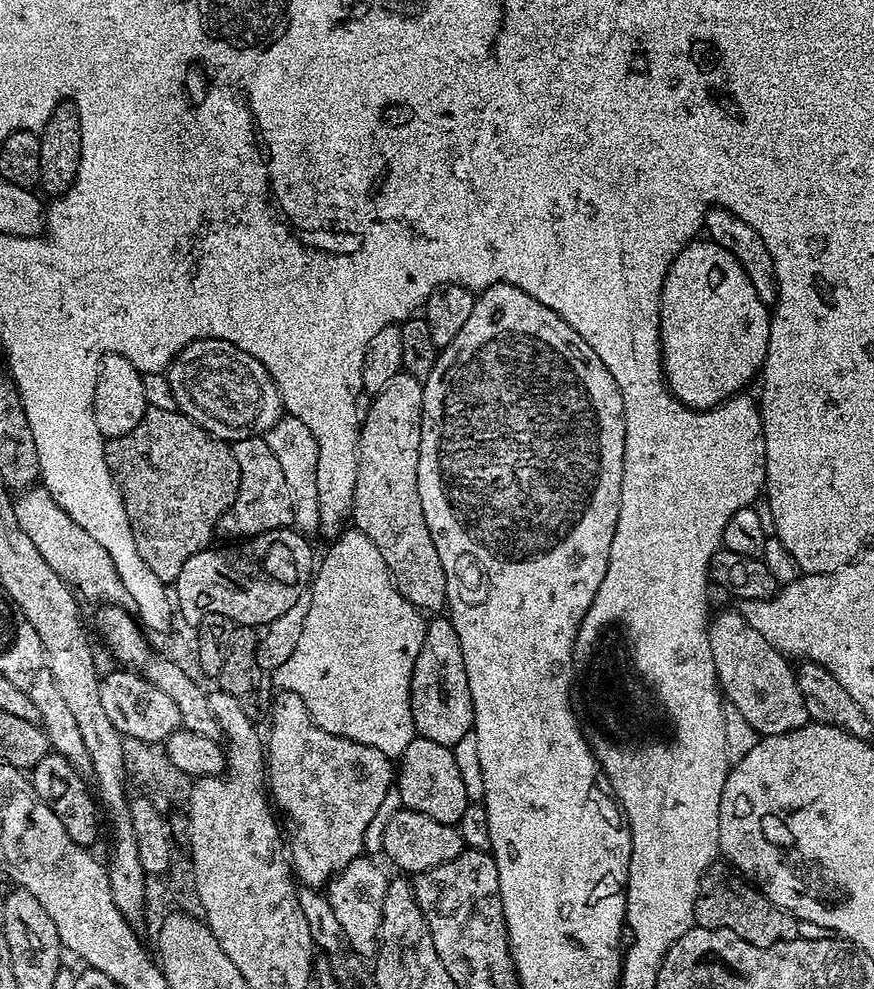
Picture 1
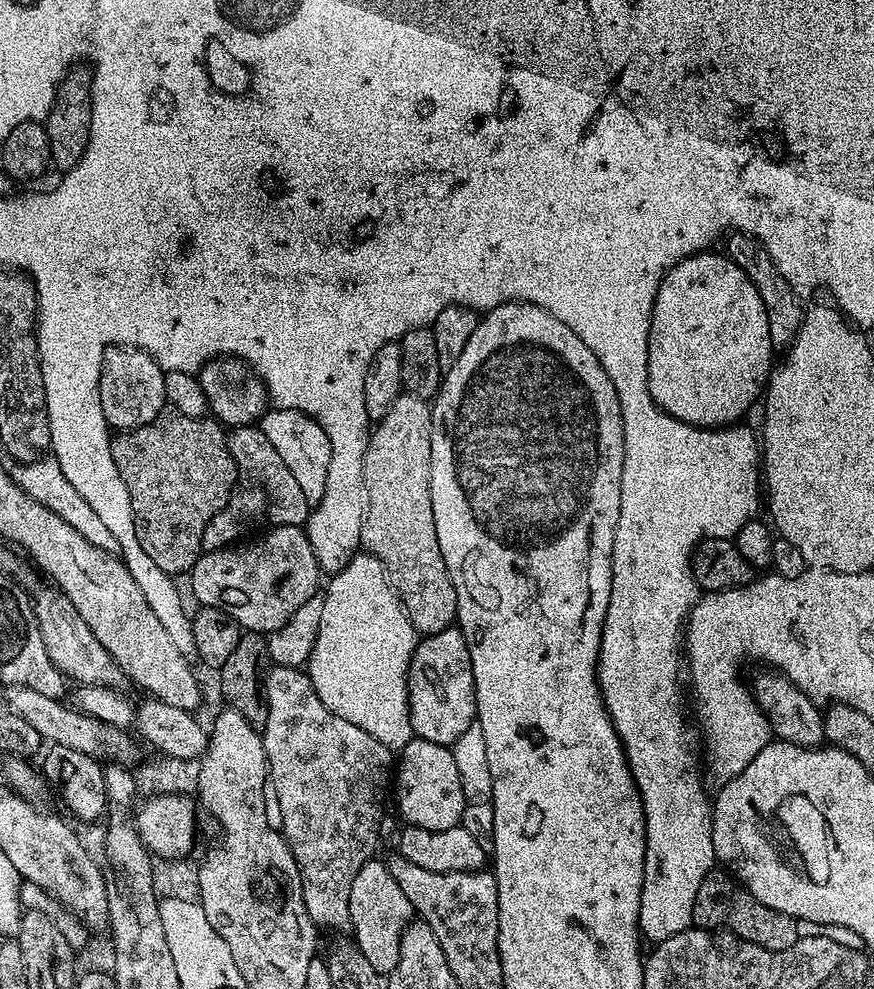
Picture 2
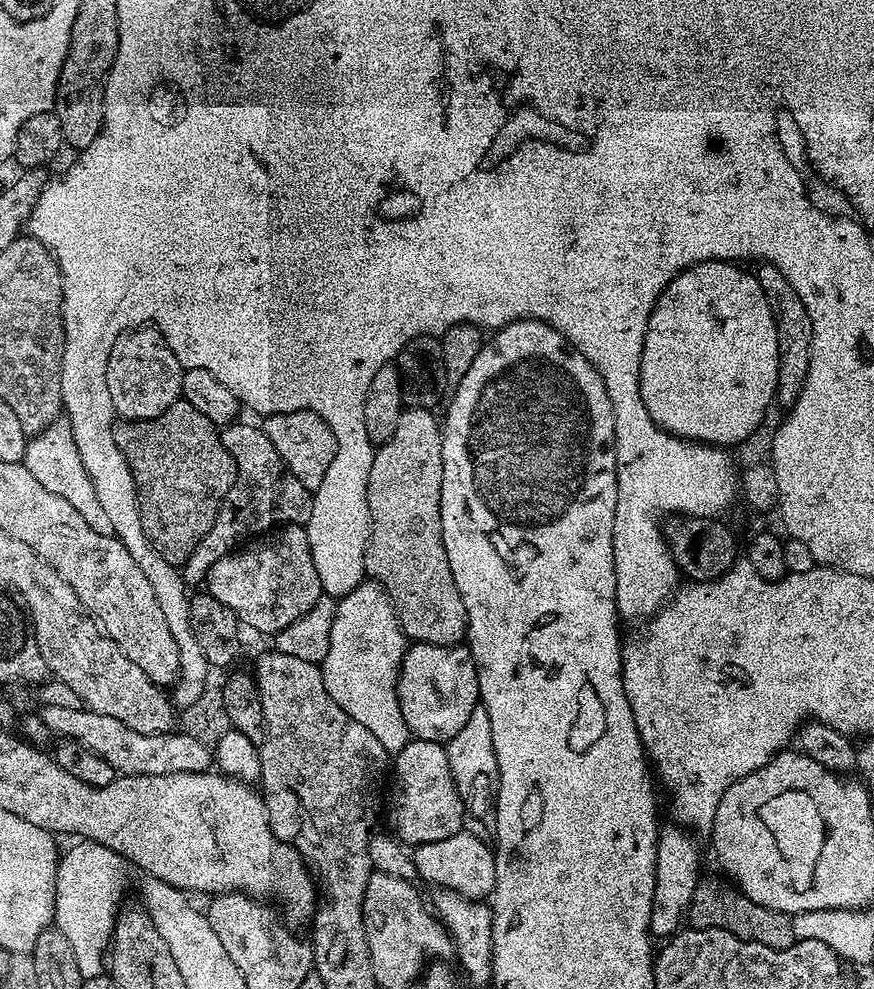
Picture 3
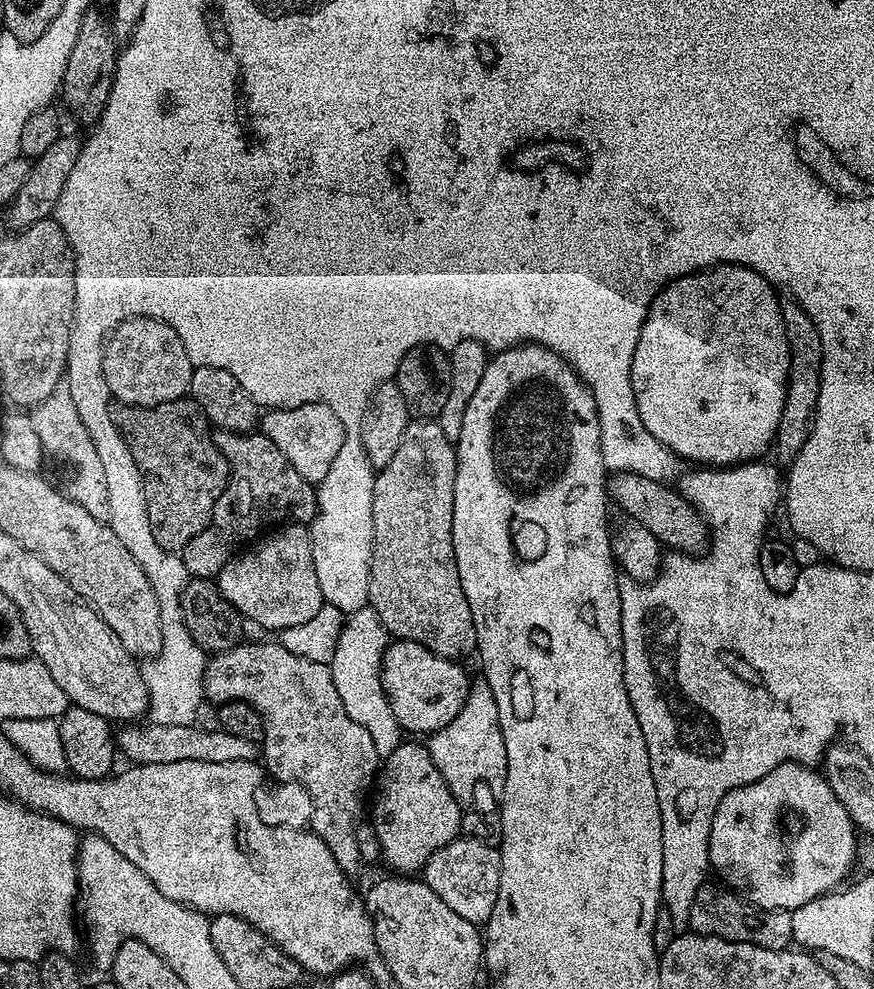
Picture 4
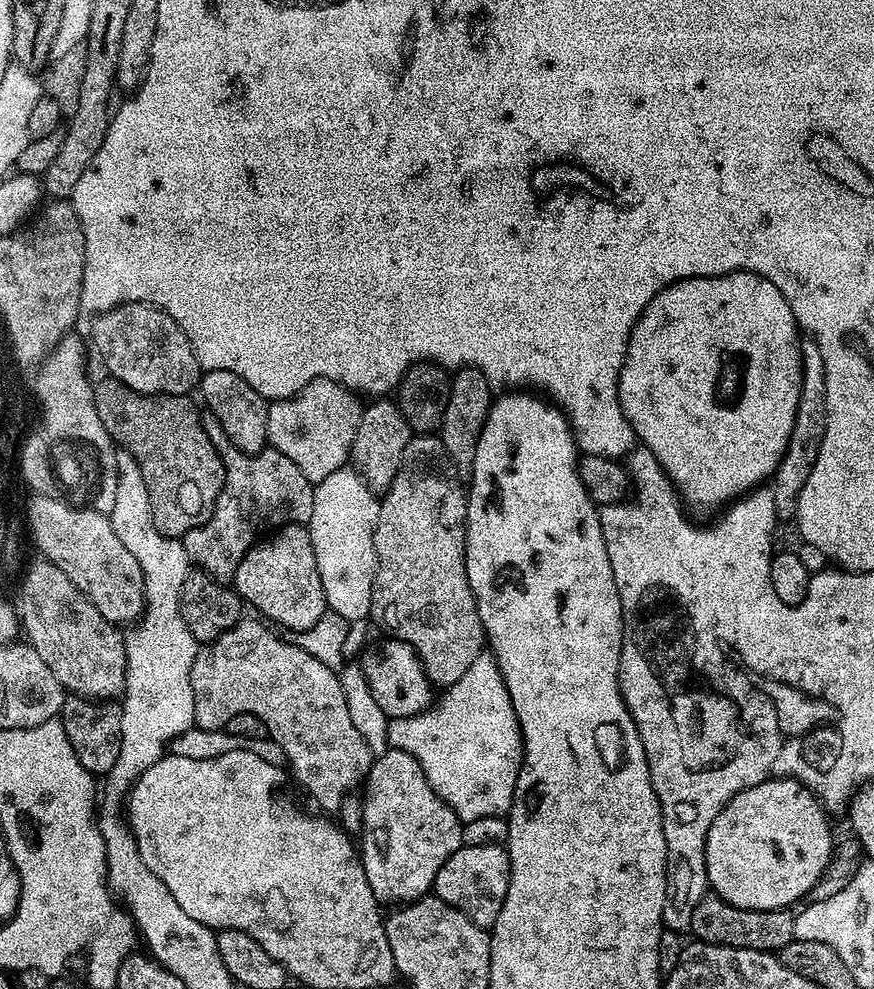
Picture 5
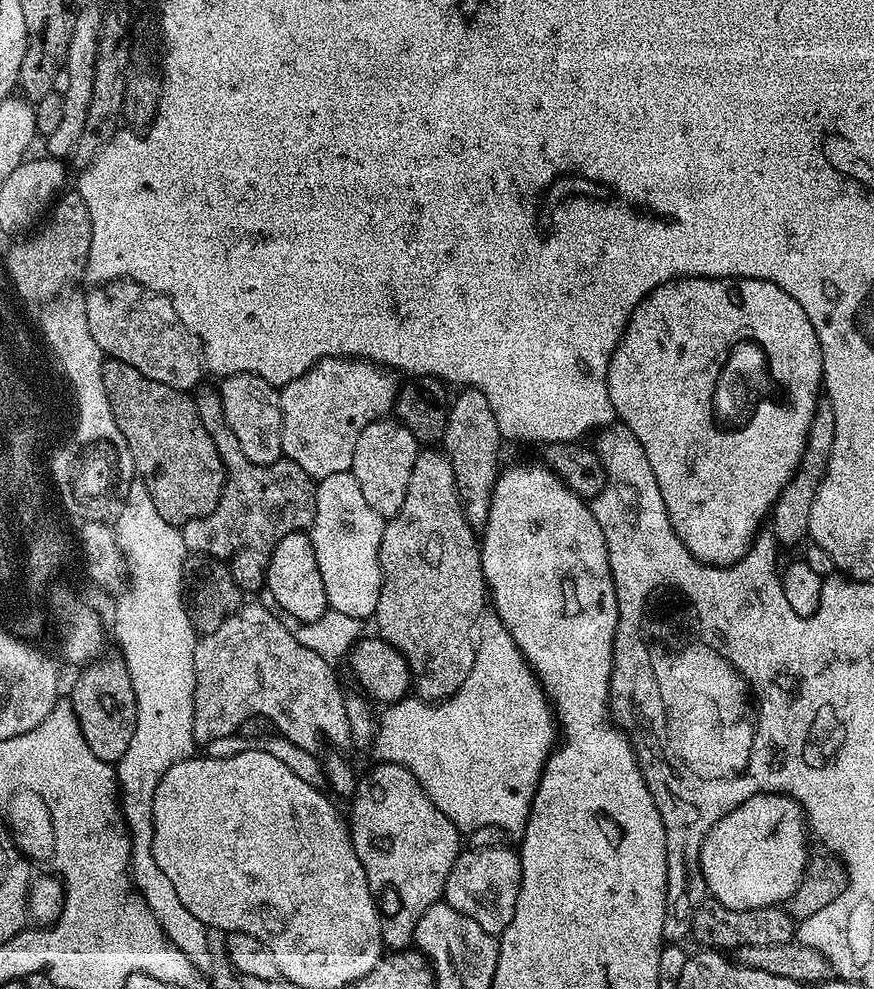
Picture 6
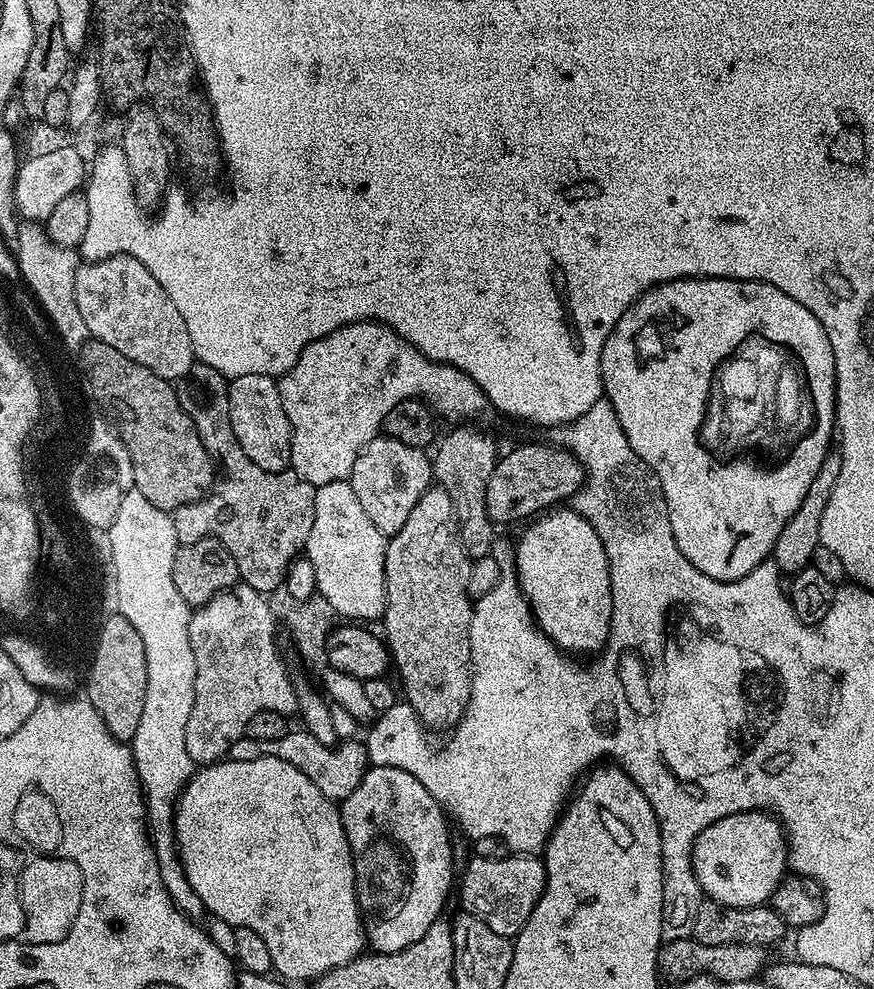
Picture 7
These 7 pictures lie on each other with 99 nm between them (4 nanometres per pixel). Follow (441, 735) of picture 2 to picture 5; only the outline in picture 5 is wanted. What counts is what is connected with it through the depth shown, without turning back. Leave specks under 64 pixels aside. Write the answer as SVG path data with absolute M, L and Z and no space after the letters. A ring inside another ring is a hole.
M384 638L380 648L372 648L365 654L362 667L363 683L368 684L378 706L382 708L389 720L417 716L433 703L433 685L424 672L418 654L406 642L395 638Z

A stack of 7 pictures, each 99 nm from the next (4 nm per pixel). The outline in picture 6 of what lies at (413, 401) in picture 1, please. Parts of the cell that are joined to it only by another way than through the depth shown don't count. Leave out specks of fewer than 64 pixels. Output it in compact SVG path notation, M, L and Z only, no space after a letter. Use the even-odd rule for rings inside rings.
M432 446L425 447L416 455L414 470L410 474L410 486L406 488L406 502L402 502L402 510L398 510L398 514L391 517L384 525L382 542L380 543L380 597L378 598L378 606L374 617L374 623L380 627L377 628L379 635L383 636L386 643L397 648L406 658L408 669L412 671L412 688L419 699L425 702L446 700L459 690L462 682L466 682L466 678L474 666L476 631L481 615L485 611L484 604L486 608L486 585L482 574L478 536L474 529L468 525L464 507L460 505L460 496L456 493L456 479L454 478L452 464L443 451Z

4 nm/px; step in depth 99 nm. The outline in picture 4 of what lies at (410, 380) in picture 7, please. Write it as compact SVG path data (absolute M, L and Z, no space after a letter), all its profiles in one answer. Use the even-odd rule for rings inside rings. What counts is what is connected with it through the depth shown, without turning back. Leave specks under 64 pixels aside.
M307 404L297 408L274 408L265 411L258 421L259 431L270 438L273 449L314 486L320 485L322 478L330 471L330 462L334 462L338 449L344 441L344 427L334 418L334 410L325 404Z

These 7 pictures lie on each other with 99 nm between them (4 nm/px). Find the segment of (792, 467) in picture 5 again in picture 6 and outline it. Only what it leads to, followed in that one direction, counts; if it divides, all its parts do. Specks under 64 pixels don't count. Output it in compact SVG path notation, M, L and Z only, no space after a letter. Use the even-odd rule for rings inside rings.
M821 398L816 401L816 413L810 422L808 441L806 450L802 454L802 462L772 506L770 531L776 537L777 545L796 544L800 539L805 539L808 536L810 506L814 506L814 498L818 494L818 486L826 474L826 466L830 462L830 450L833 446L834 410L826 398Z

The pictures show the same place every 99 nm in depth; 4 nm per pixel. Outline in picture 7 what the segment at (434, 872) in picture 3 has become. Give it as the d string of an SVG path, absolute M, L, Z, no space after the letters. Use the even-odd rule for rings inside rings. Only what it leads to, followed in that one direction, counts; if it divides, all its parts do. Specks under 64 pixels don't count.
M509 854L506 858L471 857L472 861L464 868L464 873L458 876L458 892L460 888L460 908L469 912L474 918L486 922L494 934L512 938L528 921L538 898L544 892L544 861L532 854Z

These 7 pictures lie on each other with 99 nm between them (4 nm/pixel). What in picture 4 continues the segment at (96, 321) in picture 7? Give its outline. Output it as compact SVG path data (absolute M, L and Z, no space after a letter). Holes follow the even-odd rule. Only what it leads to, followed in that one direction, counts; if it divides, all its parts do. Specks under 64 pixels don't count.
M135 316L123 320L107 337L104 346L104 382L107 391L120 404L153 408L185 399L193 365L174 330L165 320Z

